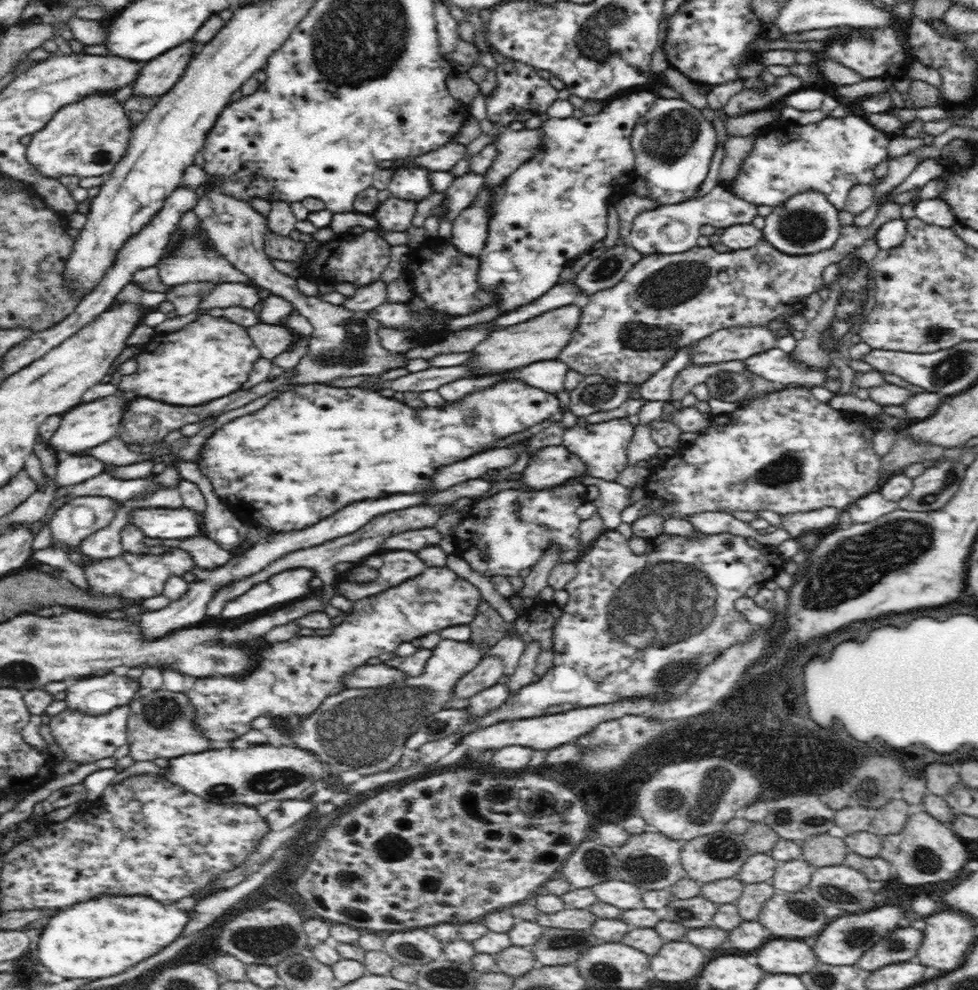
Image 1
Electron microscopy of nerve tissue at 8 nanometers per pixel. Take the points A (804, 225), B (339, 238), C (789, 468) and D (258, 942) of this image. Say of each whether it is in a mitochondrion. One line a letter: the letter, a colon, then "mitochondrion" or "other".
A: mitochondrion
B: other
C: mitochondrion
D: mitochondrion

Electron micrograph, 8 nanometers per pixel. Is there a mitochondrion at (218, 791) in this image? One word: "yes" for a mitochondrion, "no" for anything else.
yes

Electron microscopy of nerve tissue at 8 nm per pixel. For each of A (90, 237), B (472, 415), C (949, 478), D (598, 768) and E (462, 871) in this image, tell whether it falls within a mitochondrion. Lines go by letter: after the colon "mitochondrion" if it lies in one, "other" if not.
A: other
B: mitochondrion
C: mitochondrion
D: mitochondrion
E: other

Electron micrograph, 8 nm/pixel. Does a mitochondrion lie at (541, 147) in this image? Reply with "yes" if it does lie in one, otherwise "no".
no

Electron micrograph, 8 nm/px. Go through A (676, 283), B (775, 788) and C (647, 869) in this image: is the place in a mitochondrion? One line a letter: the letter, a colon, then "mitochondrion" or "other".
A: mitochondrion
B: mitochondrion
C: mitochondrion

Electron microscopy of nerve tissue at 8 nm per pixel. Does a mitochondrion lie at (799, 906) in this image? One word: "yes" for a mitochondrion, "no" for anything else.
yes

